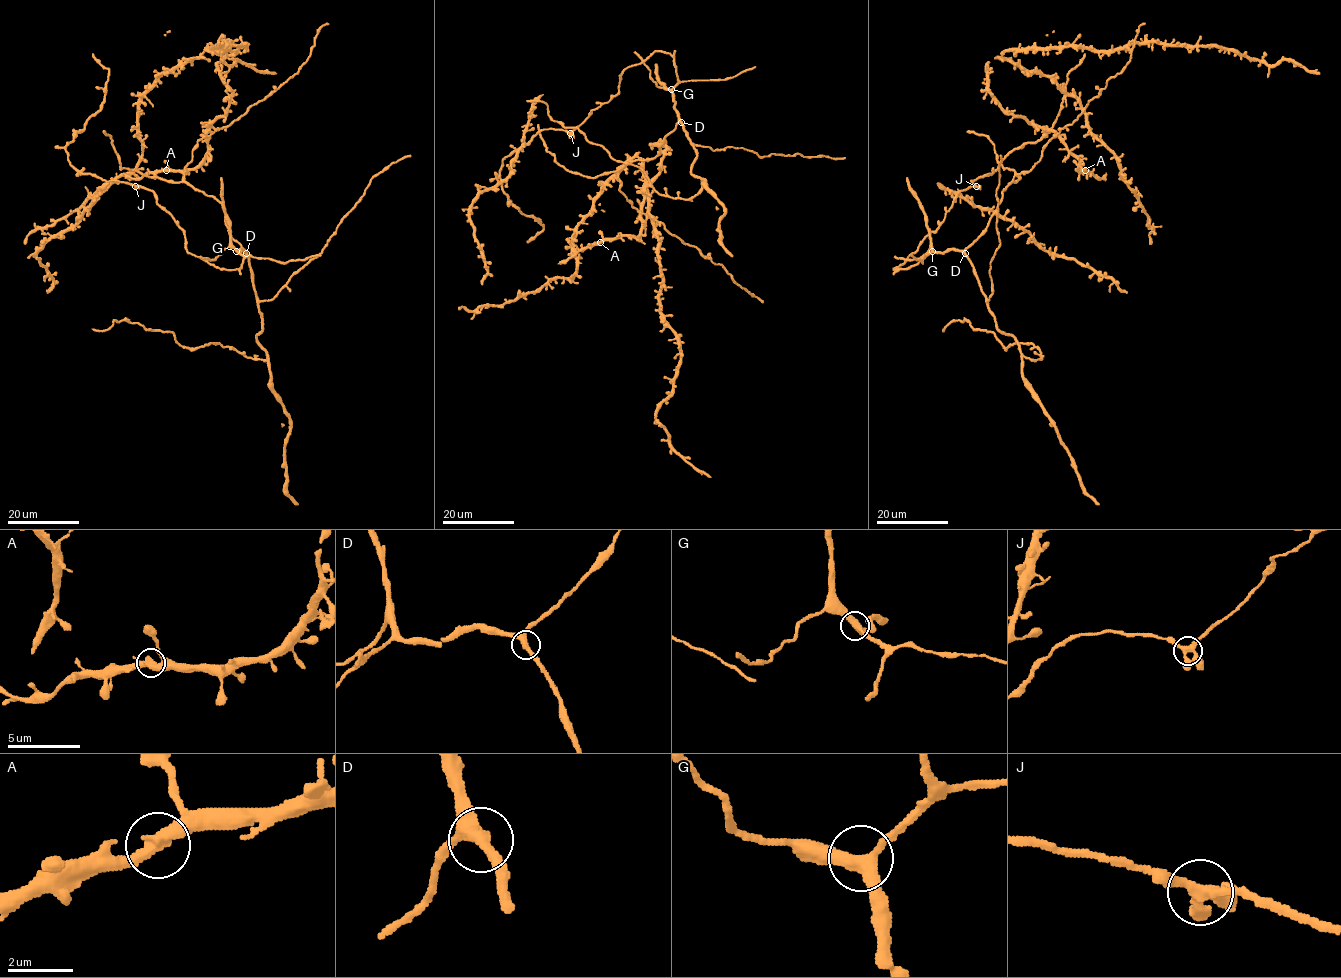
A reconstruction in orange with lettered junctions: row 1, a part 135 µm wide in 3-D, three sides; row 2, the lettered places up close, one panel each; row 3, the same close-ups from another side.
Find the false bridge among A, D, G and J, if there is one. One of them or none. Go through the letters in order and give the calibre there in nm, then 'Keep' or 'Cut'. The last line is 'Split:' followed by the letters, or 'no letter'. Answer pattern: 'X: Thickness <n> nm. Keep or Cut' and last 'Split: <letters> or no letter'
A: Thickness 340 nm. Keep
D: Thickness 360 nm. Keep
G: Thickness 360 nm. Keep
J: Thickness 320 nm. Keep
Split: no letter

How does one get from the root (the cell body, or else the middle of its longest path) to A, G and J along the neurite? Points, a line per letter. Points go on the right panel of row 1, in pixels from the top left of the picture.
A: (1003, 193), (1016, 174), (1032, 168), (1041, 156), (1042, 148), (1055, 136), (1079, 161), (1078, 168), (1084, 170)
G: (1003, 193), (986, 229), (964, 250), (932, 251)
J: (1003, 193), (986, 229), (964, 250), (931, 252), (914, 265), (894, 270), (936, 230), (954, 197), (976, 186)

